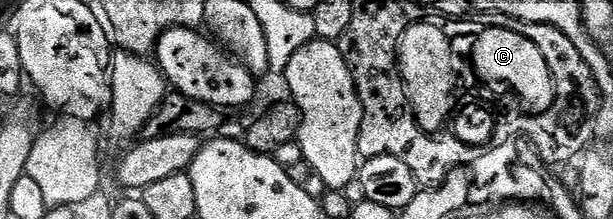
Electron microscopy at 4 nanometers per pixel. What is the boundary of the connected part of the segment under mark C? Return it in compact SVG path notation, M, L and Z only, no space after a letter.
M500 25L494 33L488 33L480 47L478 47L478 63L484 75L506 79L518 89L524 97L523 108L536 109L536 115L550 109L555 99L555 78L550 61L543 55L543 51L533 45L527 34L507 29L507 26Z

